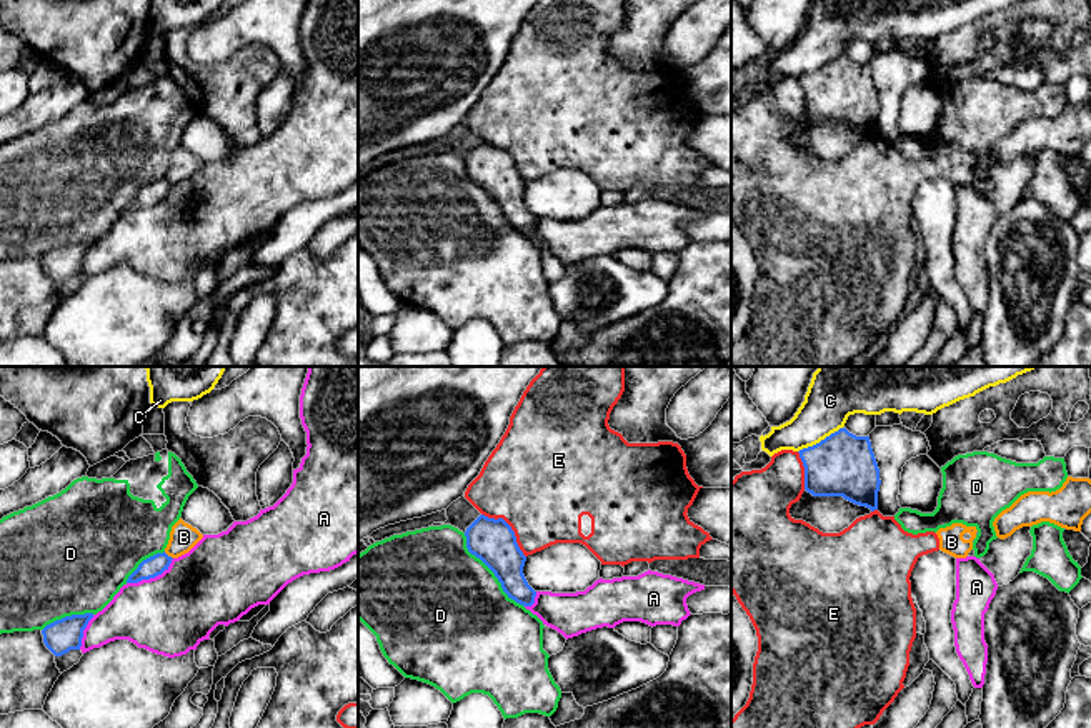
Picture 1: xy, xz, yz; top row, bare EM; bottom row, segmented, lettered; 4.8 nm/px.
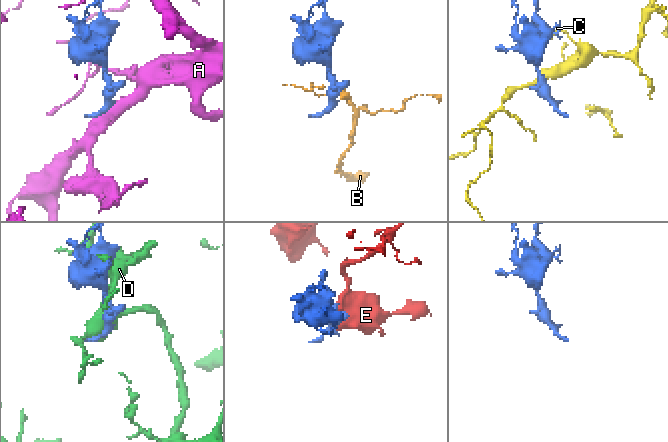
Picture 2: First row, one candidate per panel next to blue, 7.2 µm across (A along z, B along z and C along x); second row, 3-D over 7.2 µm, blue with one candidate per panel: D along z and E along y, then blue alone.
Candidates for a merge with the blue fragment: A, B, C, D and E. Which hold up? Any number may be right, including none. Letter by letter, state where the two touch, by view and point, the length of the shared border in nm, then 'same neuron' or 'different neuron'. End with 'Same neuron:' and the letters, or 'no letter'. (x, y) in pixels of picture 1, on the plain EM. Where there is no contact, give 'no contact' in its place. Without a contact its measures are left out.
A: meets blue in xy at (150, 204); contact 260 nm long; different neuron
B: meets blue in xy at (167, 182); contact 60 nm long; different neuron
C: meets blue in yz at (821, 67); contact 240 nm long; different neuron
D: meets blue in xz at (492, 197); contact 460 nm long; different neuron
E: meets blue in xz at (510, 155); contact 300 nm long; different neuron
Same neuron: no letter

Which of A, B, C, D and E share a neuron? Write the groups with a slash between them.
A / B E / C / D

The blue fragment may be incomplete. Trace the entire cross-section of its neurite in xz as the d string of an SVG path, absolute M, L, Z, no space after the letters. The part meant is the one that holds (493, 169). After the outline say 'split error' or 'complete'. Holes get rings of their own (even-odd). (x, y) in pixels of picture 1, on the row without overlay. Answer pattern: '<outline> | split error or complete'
M480 142L466 155L465 163L468 178L495 200L508 225L531 233L536 218L523 202L526 183L520 177L511 153L503 145Z | complete

